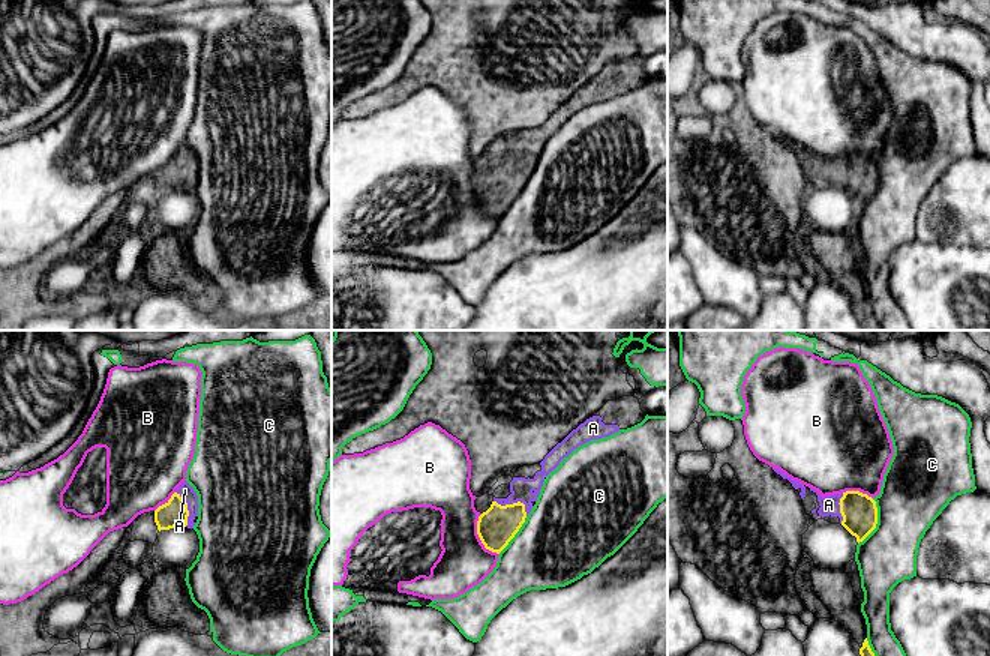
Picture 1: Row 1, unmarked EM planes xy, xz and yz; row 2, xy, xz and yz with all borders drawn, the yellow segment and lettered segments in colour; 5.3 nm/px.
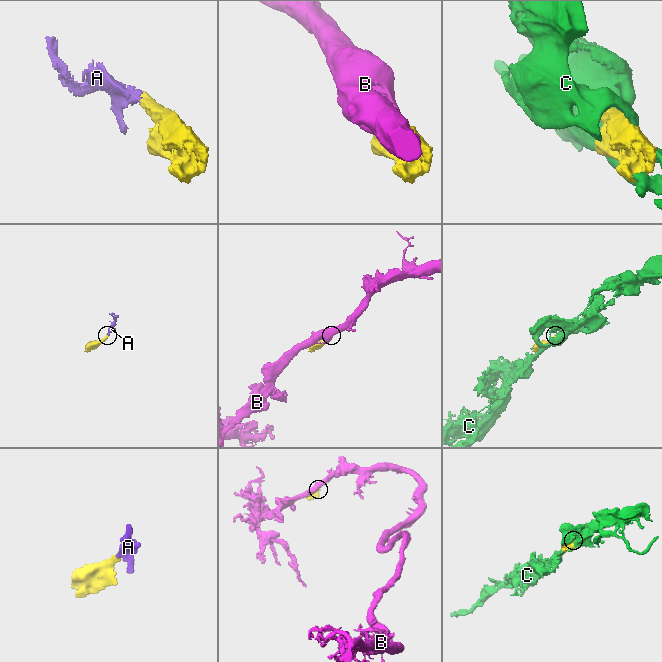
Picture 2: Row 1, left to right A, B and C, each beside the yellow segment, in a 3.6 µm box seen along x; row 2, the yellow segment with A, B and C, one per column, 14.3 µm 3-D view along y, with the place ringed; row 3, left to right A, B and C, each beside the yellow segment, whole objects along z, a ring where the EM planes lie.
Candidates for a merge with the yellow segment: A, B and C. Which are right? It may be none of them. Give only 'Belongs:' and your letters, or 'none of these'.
Belongs: A

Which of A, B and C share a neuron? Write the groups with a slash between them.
A / B / C

